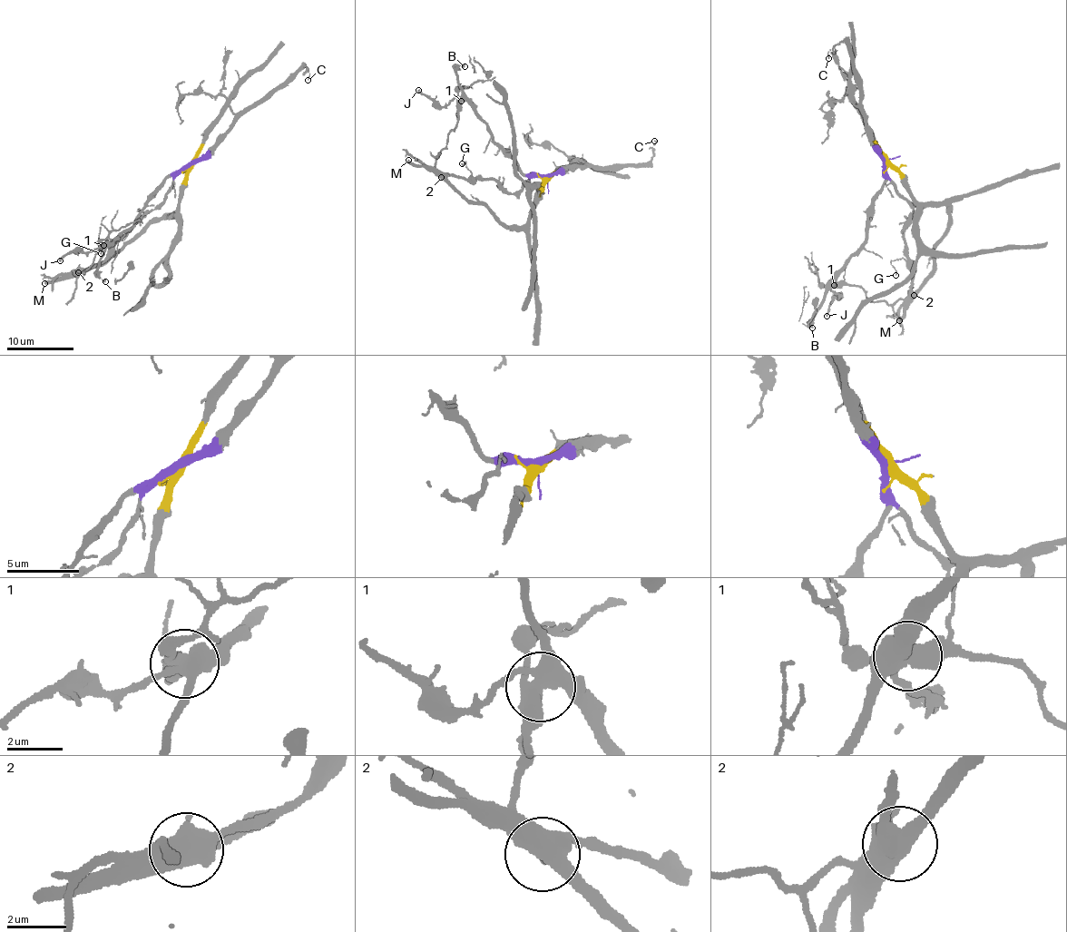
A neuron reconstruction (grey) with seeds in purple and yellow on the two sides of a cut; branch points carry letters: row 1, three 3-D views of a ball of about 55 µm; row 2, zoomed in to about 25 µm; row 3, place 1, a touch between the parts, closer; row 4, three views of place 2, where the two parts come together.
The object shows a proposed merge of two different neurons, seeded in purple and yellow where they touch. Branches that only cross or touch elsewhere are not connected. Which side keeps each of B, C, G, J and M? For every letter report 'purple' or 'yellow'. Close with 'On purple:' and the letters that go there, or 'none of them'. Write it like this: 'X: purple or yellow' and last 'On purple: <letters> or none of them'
B: purple
C: purple
G: purple
J: purple
M: yellow
On purple: B, C, G, J

